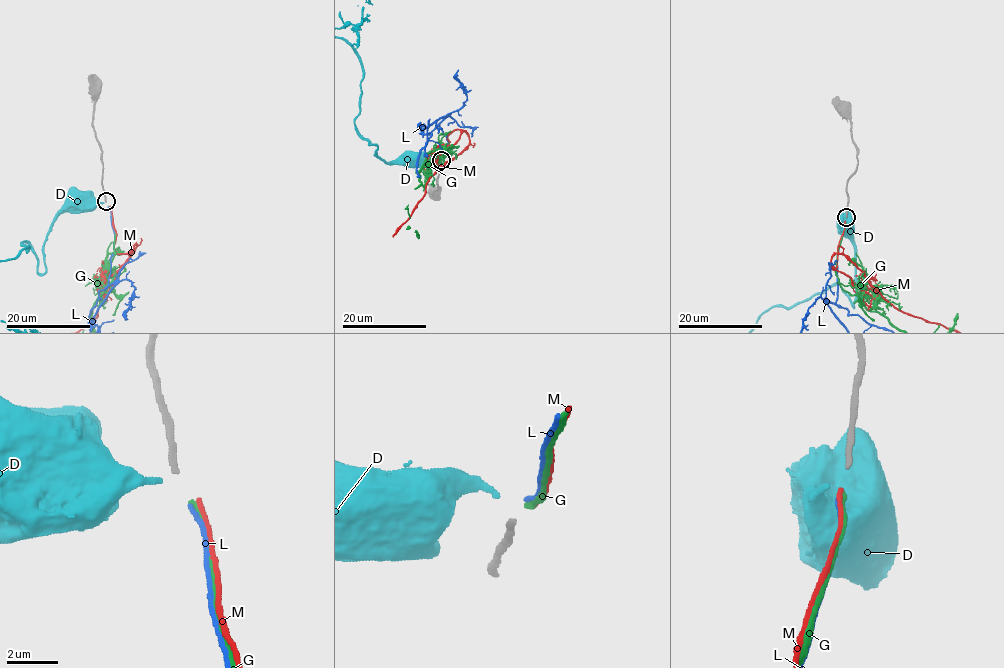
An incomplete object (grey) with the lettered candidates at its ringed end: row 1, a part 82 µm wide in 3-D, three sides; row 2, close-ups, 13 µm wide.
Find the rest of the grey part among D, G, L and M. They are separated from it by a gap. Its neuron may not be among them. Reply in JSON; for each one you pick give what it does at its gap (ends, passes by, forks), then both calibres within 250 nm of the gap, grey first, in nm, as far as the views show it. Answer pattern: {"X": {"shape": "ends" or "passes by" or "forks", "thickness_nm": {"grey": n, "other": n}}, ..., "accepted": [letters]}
{"G": {"shape": "ends", "thickness_nm": {"grey": 190, "other": 200}}, "accepted": ["G"]}

